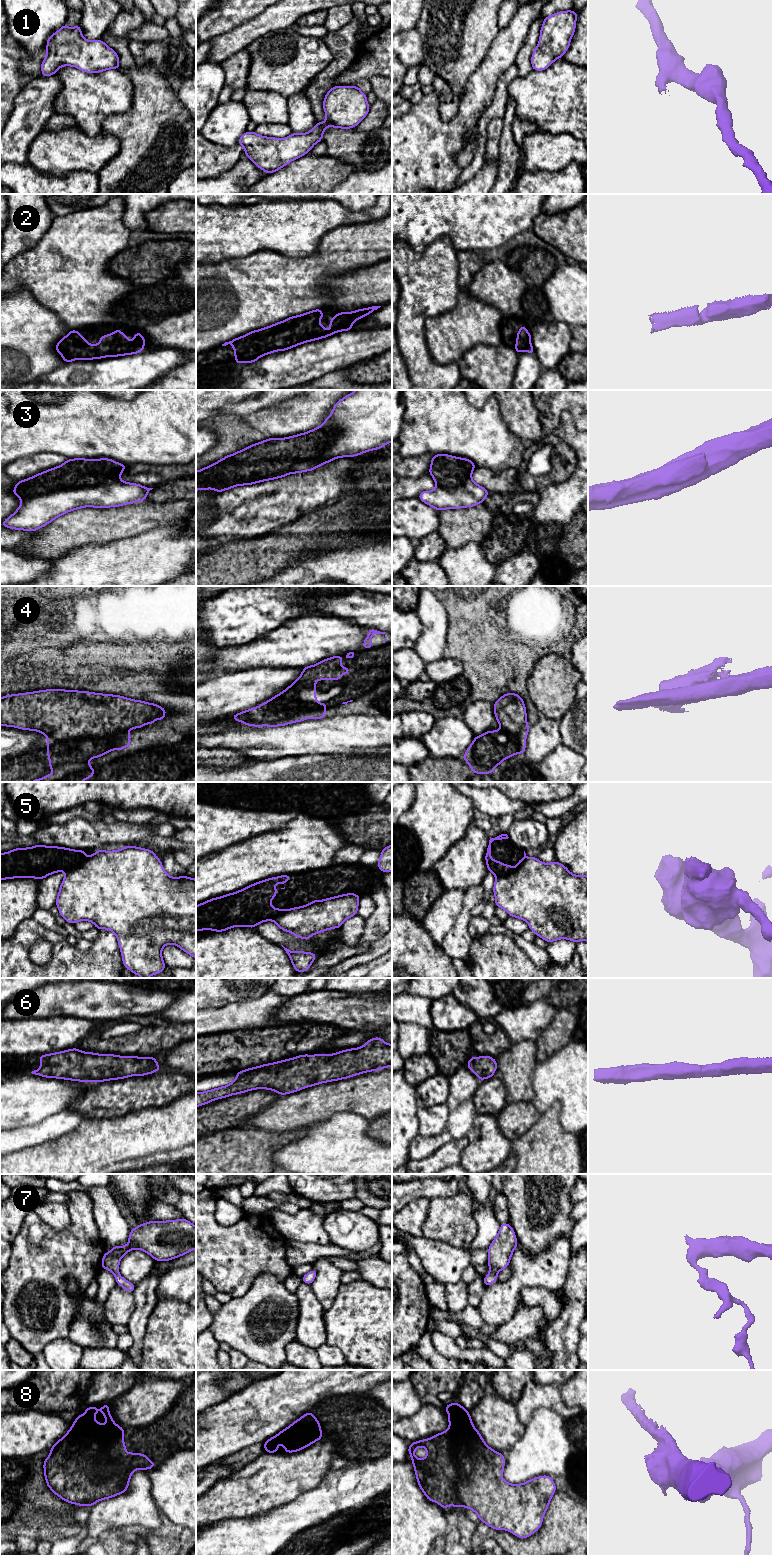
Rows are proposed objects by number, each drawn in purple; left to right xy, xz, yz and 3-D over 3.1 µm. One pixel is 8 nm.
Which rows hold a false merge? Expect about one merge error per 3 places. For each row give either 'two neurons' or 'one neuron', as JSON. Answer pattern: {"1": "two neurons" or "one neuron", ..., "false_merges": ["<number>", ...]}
{"1": "one neuron", "2": "one neuron", "3": "two neurons", "4": "two neurons", "5": "two neurons", "6": "one neuron", "7": "one neuron", "8": "one neuron", "false_merges": ["3", "4", "5"]}

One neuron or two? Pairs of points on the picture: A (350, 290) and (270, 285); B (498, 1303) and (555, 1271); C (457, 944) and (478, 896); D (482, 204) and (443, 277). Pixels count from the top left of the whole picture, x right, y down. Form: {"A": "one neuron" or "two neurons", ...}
{"A": "two neurons", "B": "one neuron", "C": "one neuron", "D": "two neurons"}

